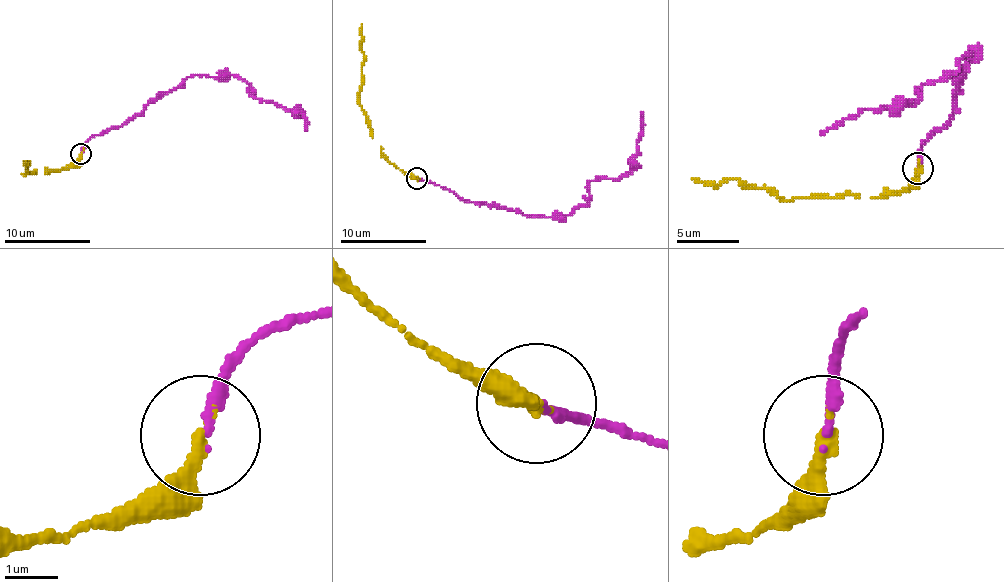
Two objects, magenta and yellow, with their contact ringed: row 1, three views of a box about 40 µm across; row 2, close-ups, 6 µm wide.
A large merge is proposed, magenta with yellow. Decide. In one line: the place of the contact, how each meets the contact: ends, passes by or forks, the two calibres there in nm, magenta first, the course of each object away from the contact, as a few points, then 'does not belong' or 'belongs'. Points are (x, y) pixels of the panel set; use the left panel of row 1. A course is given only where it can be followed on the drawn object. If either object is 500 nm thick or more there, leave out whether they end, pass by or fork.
(81, 154) | magenta ends | yellow ends | 180/280 nm | magenta via (81, 154), (92, 137), (135, 118), (189, 77), (234, 75), (255, 98), (296, 109), (305, 131) | yellow via (81, 154), (60, 169), (23, 174), (25, 176), (25, 161) | belongs

